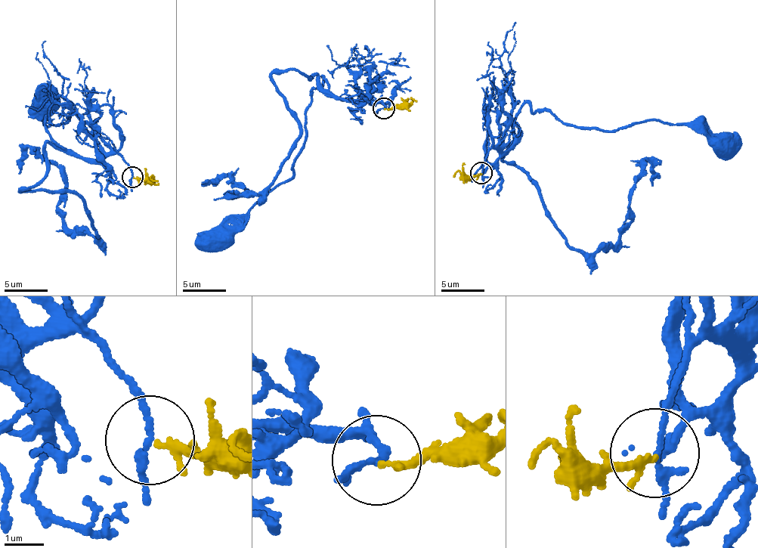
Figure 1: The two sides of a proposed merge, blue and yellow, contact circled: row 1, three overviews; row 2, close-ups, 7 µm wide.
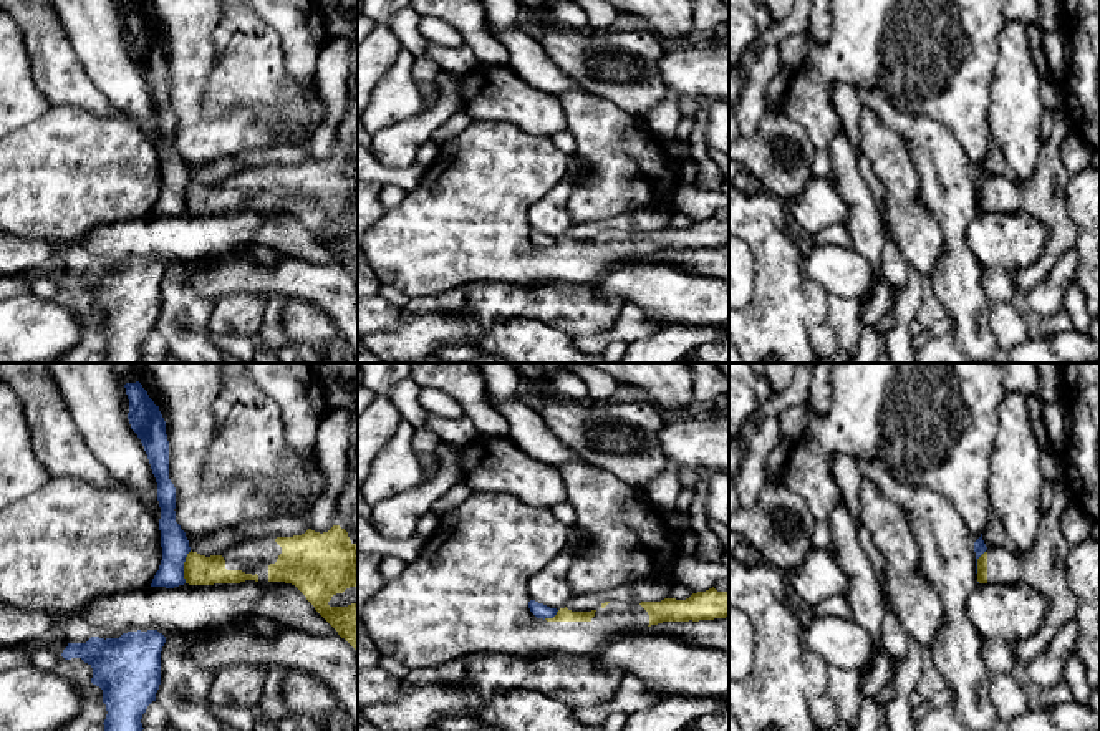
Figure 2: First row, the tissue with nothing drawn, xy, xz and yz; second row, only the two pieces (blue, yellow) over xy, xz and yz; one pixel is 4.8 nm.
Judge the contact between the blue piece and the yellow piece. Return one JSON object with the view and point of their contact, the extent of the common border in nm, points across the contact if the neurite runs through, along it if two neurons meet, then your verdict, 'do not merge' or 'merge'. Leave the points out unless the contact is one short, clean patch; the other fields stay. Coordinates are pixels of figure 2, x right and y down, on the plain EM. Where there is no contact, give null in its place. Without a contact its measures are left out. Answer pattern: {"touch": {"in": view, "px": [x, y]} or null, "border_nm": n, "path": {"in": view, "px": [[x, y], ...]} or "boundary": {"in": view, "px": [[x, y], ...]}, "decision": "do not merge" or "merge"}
{"touch": {"in": "xy", "px": [183, 196]}, "border_nm": 160, "boundary": {"in": "xy", "px": [[191, 179], [184, 189], [184, 211]]}, "decision": "do not merge"}

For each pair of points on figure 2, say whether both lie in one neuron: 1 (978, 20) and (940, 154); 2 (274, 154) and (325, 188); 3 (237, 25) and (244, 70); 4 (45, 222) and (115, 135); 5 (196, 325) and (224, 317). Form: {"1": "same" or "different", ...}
{"1": "different", "2": "different", "3": "same", "4": "same", "5": "different"}

